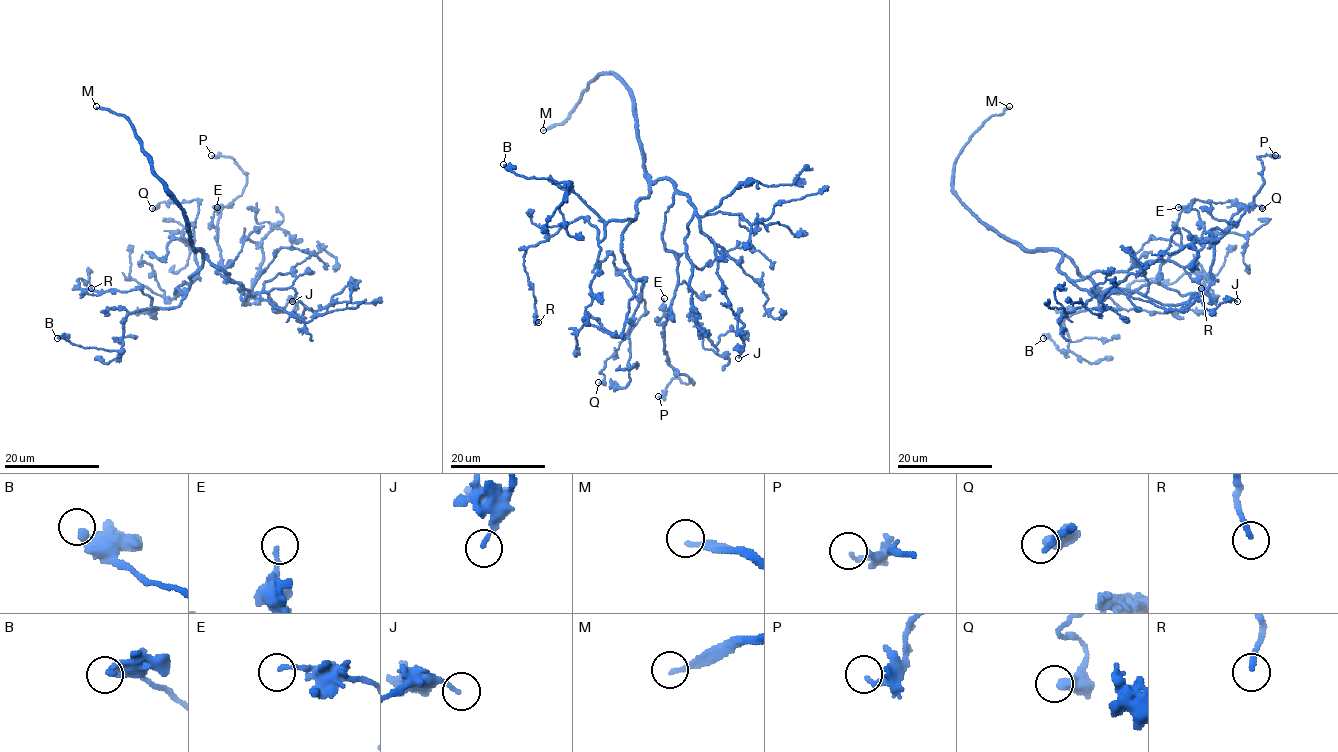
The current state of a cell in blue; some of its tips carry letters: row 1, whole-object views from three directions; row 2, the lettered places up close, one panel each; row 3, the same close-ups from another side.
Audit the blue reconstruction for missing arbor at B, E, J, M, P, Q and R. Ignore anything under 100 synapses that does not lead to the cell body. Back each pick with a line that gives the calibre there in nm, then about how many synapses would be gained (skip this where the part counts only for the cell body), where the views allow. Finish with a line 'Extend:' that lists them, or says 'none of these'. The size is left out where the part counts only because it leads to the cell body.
M: Thickness 200 nm
Extend: M

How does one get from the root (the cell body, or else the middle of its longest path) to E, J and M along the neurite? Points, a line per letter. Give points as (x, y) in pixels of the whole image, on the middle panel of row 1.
E: (665, 178), (674, 192), (665, 214), (662, 242), (677, 260), (678, 285), (661, 324), (664, 298)
J: (665, 178), (687, 197), (699, 228), (715, 245), (717, 273), (728, 306), (743, 324), (743, 344), (738, 358)
M: (665, 178), (653, 182), (646, 175), (635, 101), (613, 74), (598, 75), (562, 122), (543, 130)

